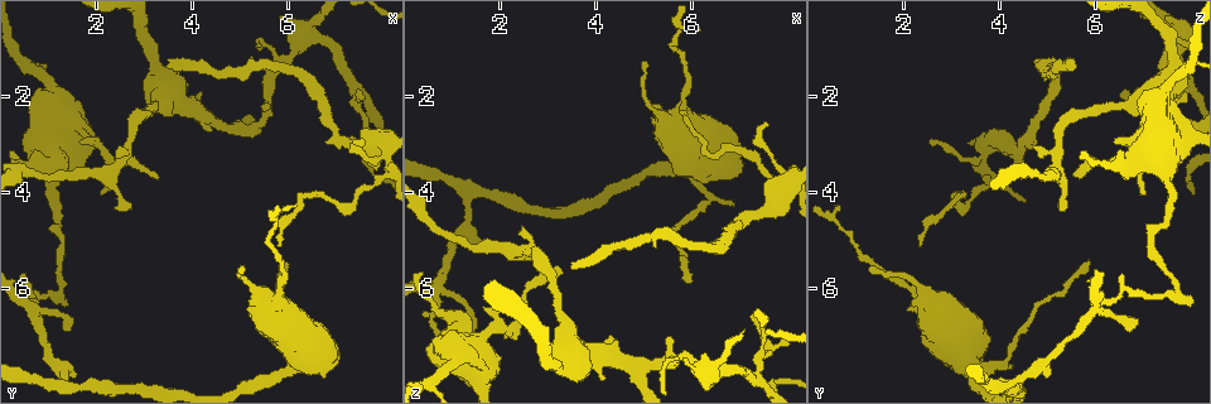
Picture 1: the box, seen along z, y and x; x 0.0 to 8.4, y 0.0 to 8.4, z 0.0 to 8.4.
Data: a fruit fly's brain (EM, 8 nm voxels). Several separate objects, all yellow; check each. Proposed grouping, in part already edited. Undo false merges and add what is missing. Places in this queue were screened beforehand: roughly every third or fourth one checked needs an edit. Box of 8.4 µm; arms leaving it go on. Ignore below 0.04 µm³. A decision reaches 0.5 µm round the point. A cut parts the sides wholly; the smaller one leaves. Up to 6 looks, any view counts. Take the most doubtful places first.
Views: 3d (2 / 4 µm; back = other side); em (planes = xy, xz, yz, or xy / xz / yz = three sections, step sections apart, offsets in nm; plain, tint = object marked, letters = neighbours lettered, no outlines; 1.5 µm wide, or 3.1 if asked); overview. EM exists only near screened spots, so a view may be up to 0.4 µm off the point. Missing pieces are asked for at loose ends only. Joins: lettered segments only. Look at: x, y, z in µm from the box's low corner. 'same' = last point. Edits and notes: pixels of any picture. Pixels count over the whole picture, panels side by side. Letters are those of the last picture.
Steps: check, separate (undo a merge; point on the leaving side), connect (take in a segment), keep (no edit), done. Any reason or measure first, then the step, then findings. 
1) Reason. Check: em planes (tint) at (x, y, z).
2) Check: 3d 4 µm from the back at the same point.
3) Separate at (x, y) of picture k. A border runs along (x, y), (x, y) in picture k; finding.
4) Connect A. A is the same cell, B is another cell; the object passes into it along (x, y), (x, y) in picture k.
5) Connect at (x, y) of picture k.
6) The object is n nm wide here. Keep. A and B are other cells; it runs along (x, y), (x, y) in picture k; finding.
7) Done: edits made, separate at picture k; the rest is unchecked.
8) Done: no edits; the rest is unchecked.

Side arm on a straight run. Check: em xz step 4 (letters) at (0.70, 6.45, 6.00).

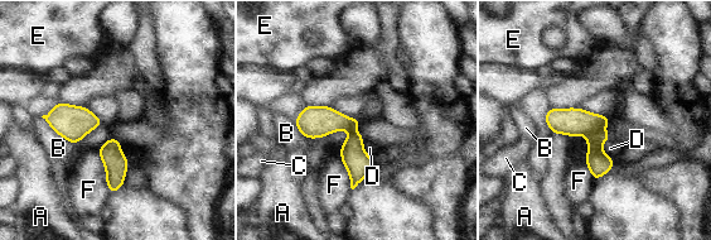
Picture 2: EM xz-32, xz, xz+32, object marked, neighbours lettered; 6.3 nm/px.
Separate at (599, 163) of picture 2. A, B, C, D, E and F are other cells; two neurons meet here.

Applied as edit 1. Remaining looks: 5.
Free end. Check: 3d 2 µm at (3.45, 1.45, 5.60).

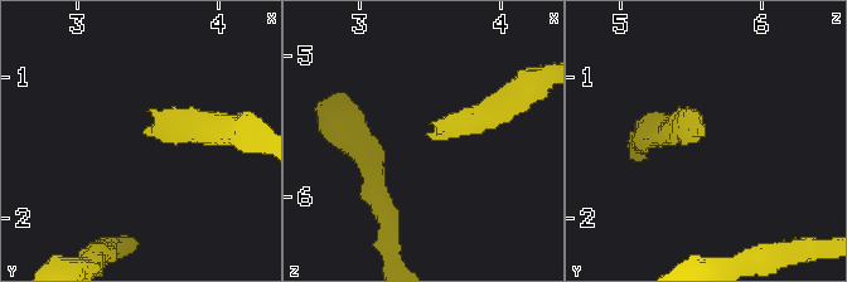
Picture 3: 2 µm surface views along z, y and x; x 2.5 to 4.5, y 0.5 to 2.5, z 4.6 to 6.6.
Check: em 3.1 µm planes (letters) at (3.48, 1.42, 5.54).

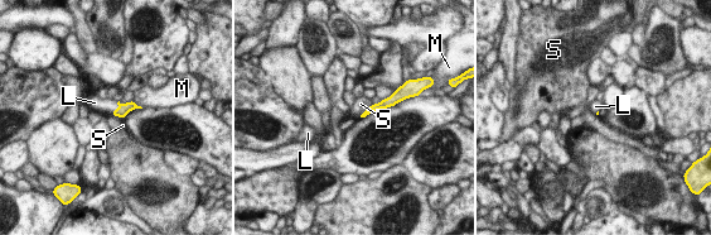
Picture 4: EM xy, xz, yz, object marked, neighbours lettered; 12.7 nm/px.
The longest contact is with S, 240 nm. Connect L. L is the same cell, M and S are other cells; the object passes into it along (125, 109), (119, 108), (101, 105) in picture 4; it goes on there.

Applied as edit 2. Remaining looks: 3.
An open end. Check: em xy step 8 (tint) at (5.60, 2.20, 7.00).

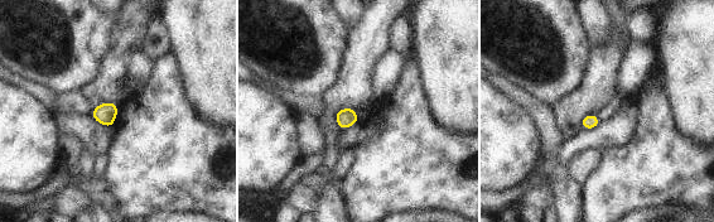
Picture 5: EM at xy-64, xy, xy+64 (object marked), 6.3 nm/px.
Check: em planes (letters) at the same point.

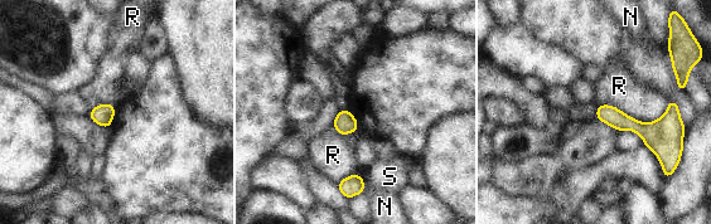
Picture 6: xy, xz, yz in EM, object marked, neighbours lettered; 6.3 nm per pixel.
Keep. N, R and S are other cells; a border runs along (668, 100), (649, 122), (598, 105) in picture 6; none of them fits.

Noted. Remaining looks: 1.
Done: edits made, separate at picture 2, connect at picture 4; the rest is unchecked.

